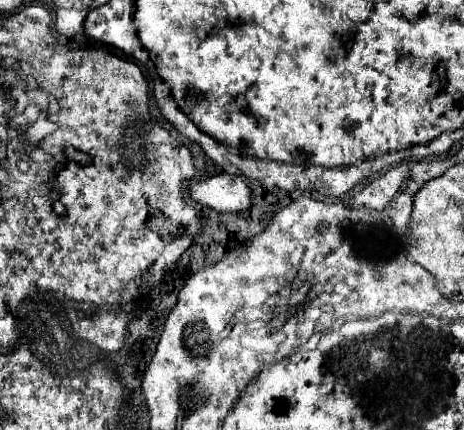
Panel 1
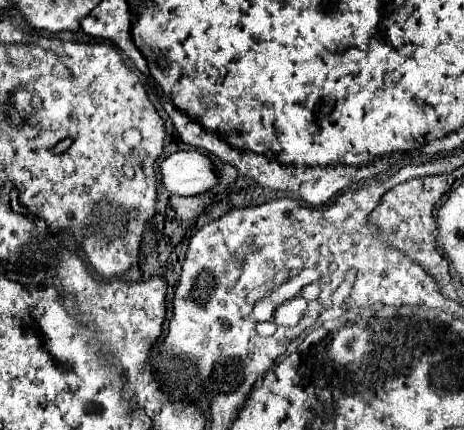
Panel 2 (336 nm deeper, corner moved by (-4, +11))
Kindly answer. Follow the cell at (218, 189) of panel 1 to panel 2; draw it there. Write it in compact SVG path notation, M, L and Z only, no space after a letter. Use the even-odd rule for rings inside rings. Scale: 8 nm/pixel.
M198 150L174 152L160 164L162 184L176 196L198 196L218 184L212 162Z

